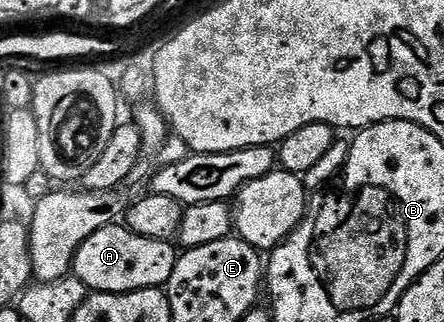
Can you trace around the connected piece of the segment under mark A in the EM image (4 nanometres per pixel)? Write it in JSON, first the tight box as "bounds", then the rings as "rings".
{"bounds":[71,222,178,292],"rings":[[[113,222],[90,234],[90,238],[86,238],[82,246],[78,246],[71,275],[79,278],[92,292],[133,292],[147,288],[164,288],[170,274],[174,274],[177,255],[178,248],[175,243],[158,238],[142,238],[142,234],[134,234],[134,230],[130,230],[123,223]]]}

